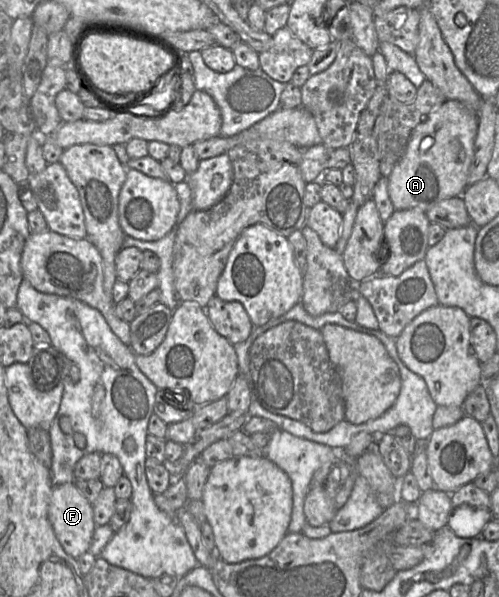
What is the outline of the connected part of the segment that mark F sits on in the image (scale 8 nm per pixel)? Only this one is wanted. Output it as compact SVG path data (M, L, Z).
M74 482L54 485L48 518L64 551L74 559L88 552L97 527L93 505Z

